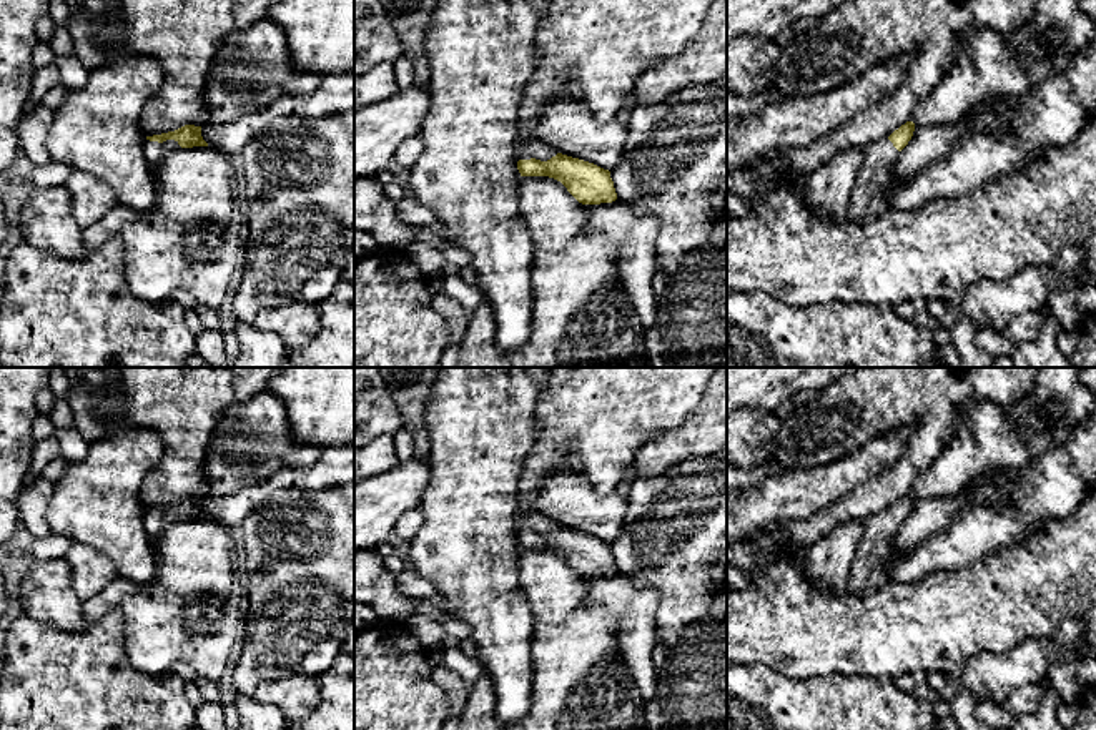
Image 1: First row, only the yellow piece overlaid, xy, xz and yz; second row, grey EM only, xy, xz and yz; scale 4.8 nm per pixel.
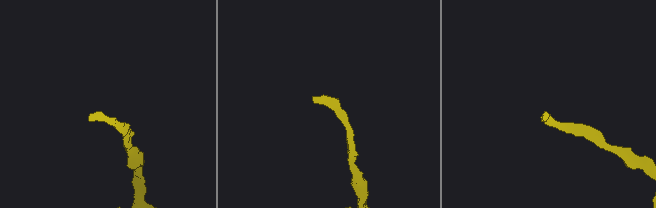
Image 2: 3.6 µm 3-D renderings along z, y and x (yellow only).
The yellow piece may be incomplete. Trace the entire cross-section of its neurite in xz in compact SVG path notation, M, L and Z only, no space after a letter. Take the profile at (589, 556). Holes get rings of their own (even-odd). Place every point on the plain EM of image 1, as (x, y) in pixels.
M539 511L519 517L517 532L521 549L554 550L582 577L600 577L617 572L609 542L562 527Z

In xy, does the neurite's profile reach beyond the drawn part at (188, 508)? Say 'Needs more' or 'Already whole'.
Needs more

